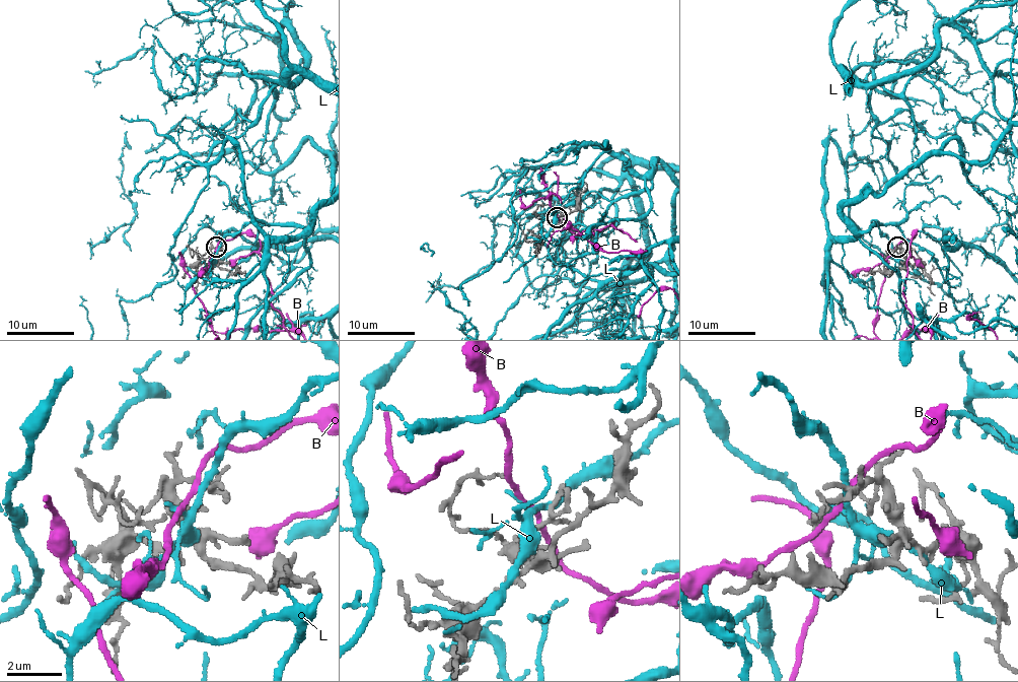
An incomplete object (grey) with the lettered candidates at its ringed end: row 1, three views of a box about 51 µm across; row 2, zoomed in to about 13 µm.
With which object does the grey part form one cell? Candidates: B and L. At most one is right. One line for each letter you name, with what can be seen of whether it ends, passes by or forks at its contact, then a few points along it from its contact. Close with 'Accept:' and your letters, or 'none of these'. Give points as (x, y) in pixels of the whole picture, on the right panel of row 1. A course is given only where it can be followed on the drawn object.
B: it passes by
Accept: B

